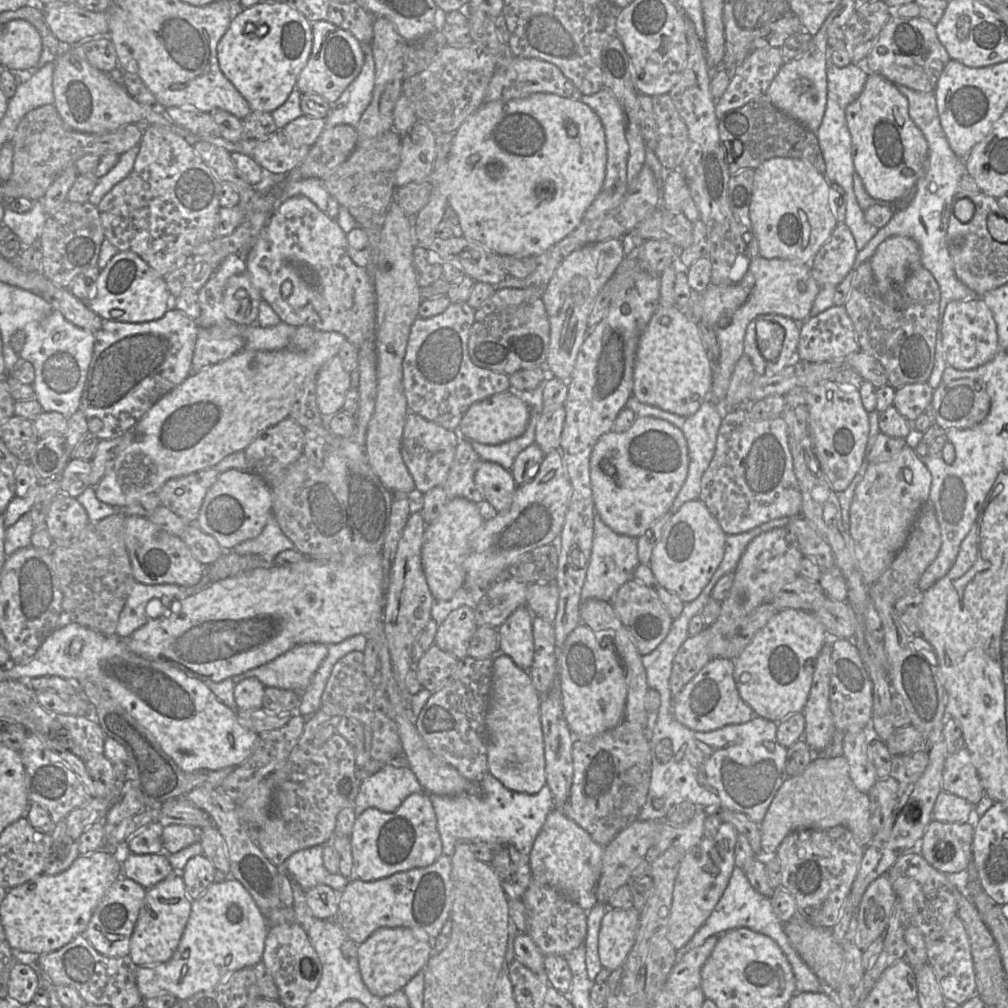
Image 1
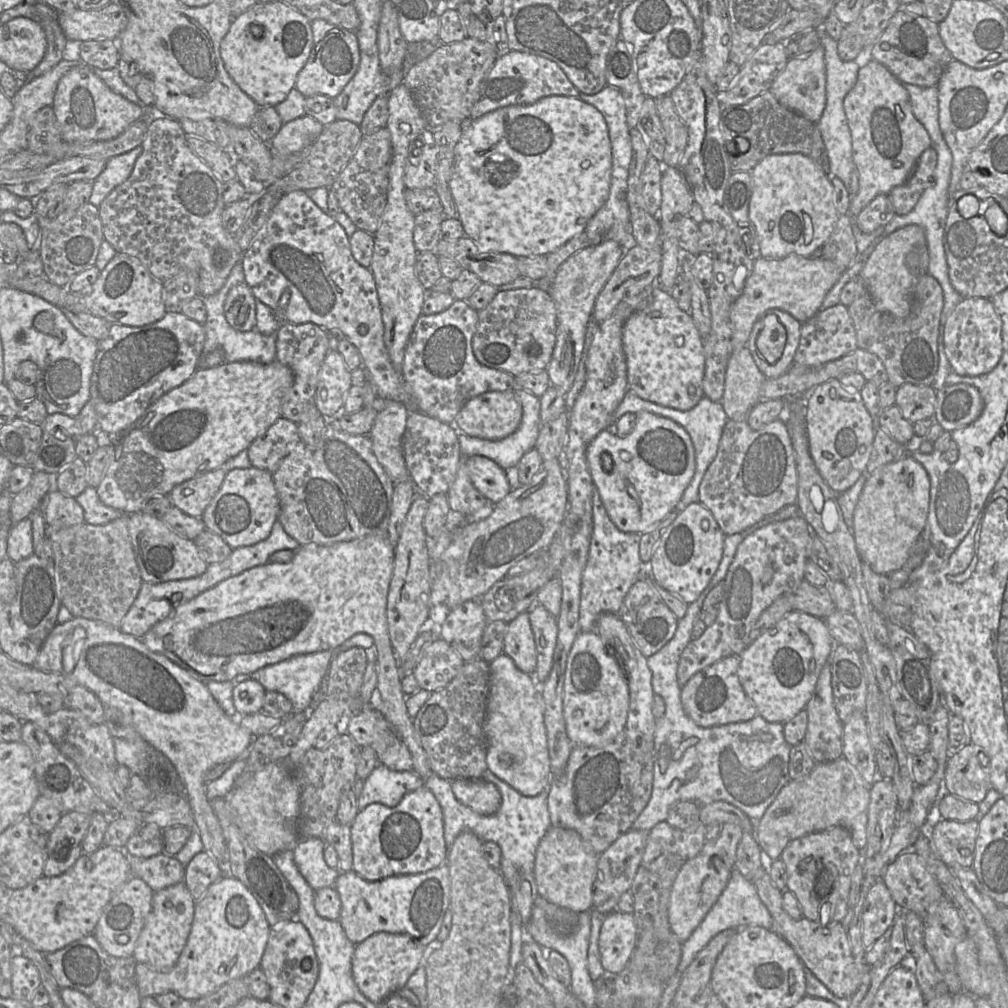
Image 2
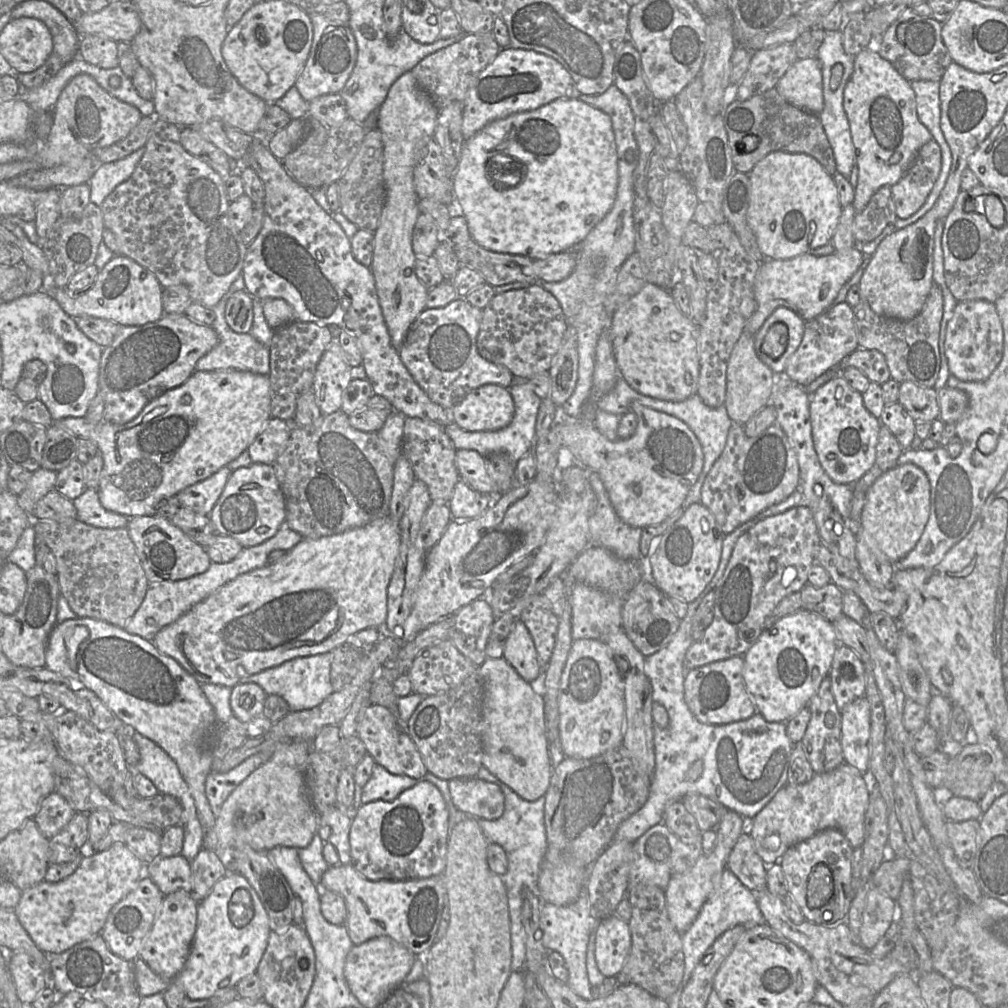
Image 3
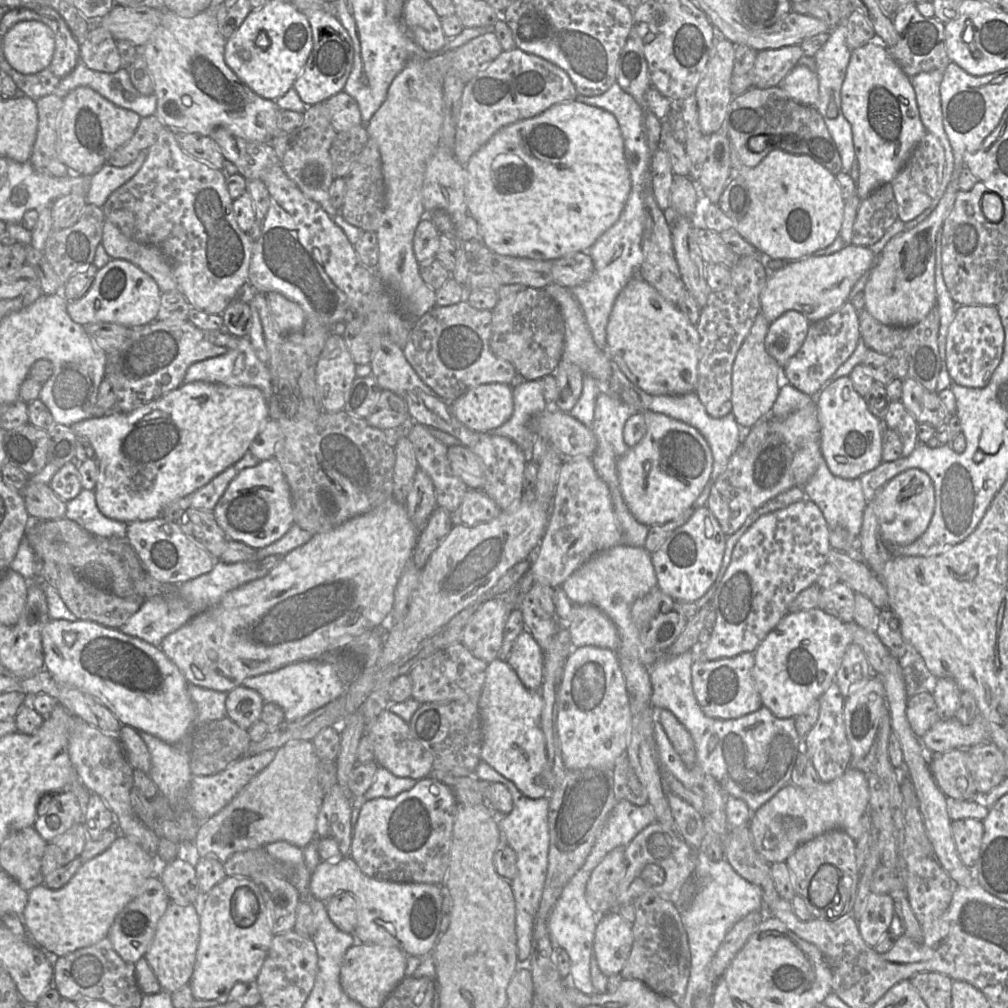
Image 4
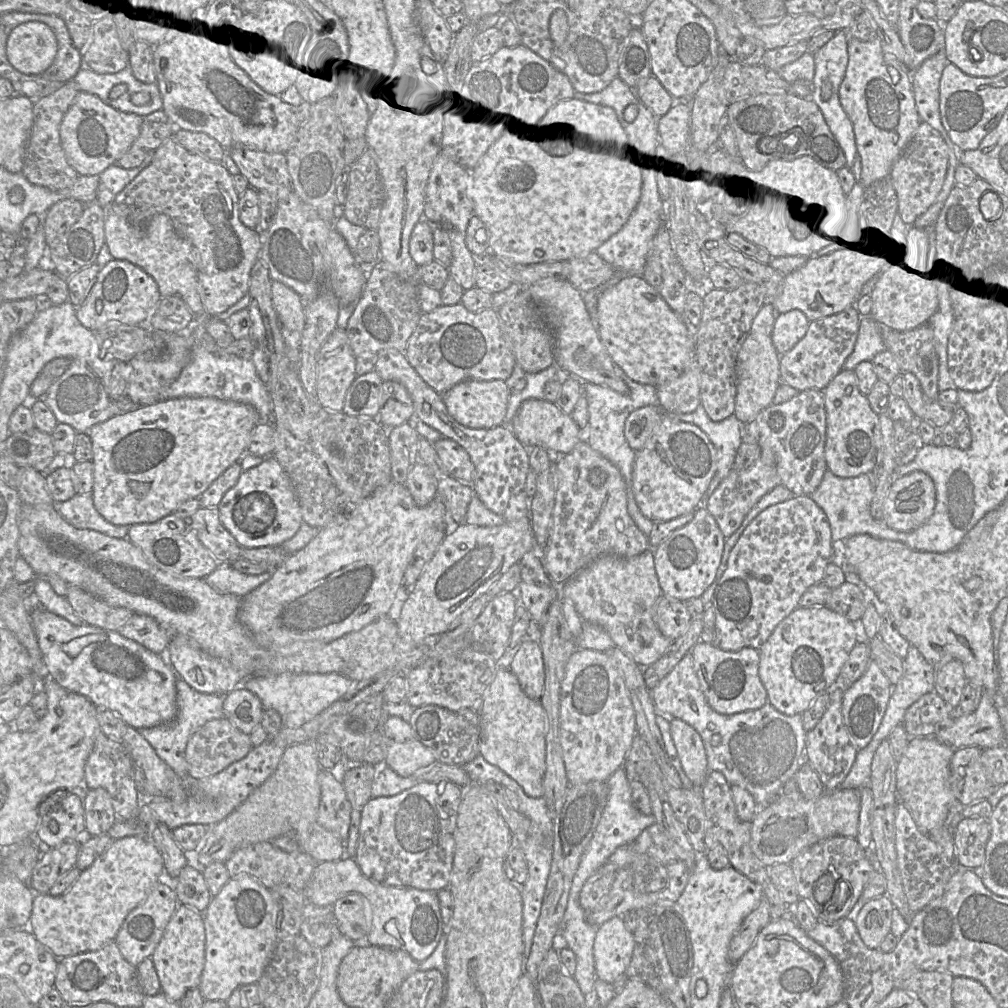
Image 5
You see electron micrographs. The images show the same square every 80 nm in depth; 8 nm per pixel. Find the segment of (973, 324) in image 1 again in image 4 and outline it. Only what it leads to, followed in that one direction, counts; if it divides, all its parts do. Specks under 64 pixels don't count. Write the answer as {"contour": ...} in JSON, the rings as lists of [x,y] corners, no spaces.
{"contour":[[[957,305],[946,338],[946,365],[952,380],[961,386],[983,388],[998,367],[1004,350],[1005,332],[997,306]]]}

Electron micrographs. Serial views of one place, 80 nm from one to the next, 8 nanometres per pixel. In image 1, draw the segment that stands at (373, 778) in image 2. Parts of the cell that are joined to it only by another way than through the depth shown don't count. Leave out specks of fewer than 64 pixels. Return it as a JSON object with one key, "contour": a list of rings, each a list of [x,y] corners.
{"contour":[[[387,765],[362,780],[354,811],[356,816],[367,808],[376,808],[386,813],[395,812],[410,794],[423,791],[409,767]]]}

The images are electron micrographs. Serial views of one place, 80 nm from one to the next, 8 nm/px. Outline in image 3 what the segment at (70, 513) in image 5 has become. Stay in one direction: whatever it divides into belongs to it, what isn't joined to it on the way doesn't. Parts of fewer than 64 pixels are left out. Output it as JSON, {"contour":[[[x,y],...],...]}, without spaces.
{"contour":[[[87,488],[83,494],[72,500],[77,519],[81,522],[106,529],[118,529],[128,526],[127,516],[107,511],[100,503],[97,489]]]}

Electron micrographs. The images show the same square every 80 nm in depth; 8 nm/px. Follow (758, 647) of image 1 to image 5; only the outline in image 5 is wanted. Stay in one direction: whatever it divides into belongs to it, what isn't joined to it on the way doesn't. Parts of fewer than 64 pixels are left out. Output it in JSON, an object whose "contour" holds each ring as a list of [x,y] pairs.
{"contour":[[[827,606],[797,607],[774,629],[759,651],[759,678],[766,689],[768,702],[779,712],[802,714],[814,700],[838,685],[838,678],[849,654],[860,639],[860,627]]]}

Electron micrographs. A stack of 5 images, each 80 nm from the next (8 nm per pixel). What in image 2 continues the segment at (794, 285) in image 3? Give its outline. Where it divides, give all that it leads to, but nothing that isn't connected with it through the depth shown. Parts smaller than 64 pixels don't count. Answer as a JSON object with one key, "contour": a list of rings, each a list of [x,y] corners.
{"contour":[[[790,254],[784,258],[755,259],[742,294],[730,309],[733,351],[747,345],[755,322],[771,309],[784,310],[800,322],[813,317],[820,310],[828,291],[845,270],[831,260],[798,254]]]}

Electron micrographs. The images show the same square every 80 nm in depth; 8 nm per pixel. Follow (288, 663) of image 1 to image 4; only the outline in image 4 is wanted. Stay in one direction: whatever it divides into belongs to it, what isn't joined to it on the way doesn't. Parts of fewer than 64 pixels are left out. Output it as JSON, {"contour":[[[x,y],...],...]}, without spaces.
{"contour":[[[302,660],[276,671],[246,678],[242,685],[257,691],[264,702],[279,705],[286,721],[296,721],[341,697],[347,686],[338,678],[332,661]]]}

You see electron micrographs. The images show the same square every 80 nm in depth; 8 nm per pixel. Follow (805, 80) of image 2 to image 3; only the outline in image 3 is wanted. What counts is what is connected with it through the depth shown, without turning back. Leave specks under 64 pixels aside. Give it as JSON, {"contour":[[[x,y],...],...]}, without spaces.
{"contour":[[[816,57],[797,59],[775,88],[781,97],[798,108],[816,115],[823,110],[822,72]]]}

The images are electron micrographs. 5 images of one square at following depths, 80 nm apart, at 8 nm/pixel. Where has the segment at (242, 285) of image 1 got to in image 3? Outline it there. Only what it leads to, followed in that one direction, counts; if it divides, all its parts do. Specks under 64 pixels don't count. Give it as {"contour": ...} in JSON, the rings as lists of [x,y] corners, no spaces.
{"contour":[[[246,290],[233,293],[225,307],[229,327],[236,333],[250,333],[253,316],[253,297]]]}

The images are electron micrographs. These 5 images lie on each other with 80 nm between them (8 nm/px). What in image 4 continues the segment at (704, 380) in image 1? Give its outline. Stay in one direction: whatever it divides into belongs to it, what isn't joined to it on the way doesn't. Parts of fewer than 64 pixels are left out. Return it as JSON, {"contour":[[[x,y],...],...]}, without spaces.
{"contour":[[[631,278],[617,296],[606,327],[606,339],[610,358],[646,393],[676,396],[696,391],[699,363],[696,326],[642,278]]]}

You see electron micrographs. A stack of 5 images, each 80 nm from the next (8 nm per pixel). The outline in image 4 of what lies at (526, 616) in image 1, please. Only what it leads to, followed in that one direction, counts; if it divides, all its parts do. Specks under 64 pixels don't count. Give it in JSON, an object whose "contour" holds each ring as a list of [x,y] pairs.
{"contour":[[[526,628],[516,638],[506,661],[528,690],[541,693],[544,651]]]}

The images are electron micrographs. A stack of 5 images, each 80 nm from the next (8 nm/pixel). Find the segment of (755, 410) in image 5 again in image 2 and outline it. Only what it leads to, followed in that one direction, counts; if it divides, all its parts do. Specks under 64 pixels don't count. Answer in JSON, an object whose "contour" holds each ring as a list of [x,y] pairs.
{"contour":[[[746,345],[732,352],[721,399],[729,419],[747,418],[751,408],[761,400],[760,389],[765,380]]]}

